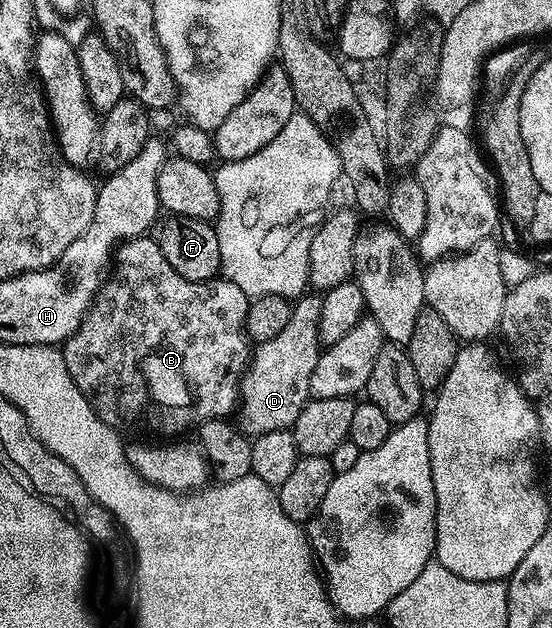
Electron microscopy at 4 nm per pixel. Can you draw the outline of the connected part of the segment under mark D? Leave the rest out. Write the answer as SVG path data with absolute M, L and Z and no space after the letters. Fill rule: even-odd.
M305 295L293 304L290 323L286 323L286 328L279 335L274 335L274 339L261 341L255 346L242 378L242 404L238 409L238 413L244 416L243 424L249 434L291 430L302 407L308 404L310 375L314 375L314 367L322 352L321 319L321 298Z

